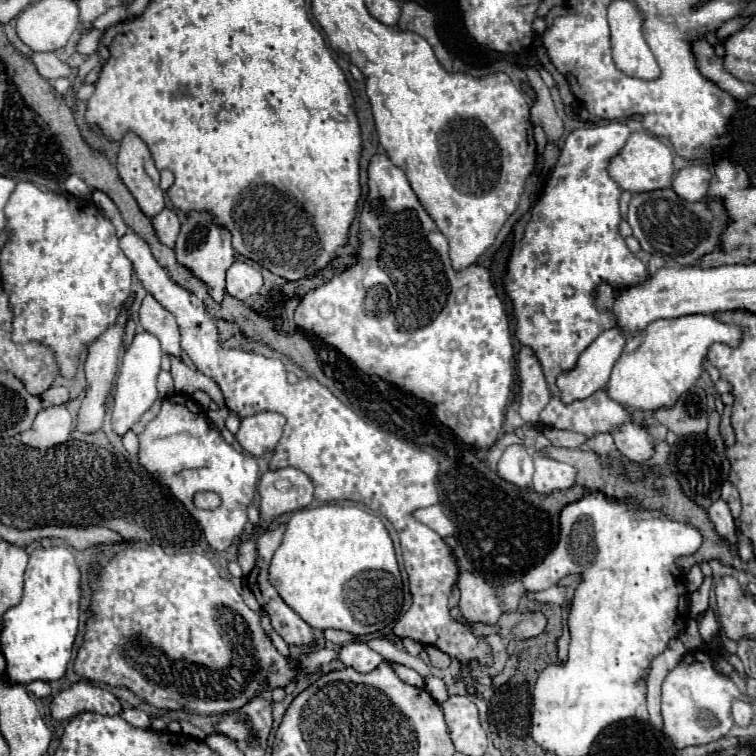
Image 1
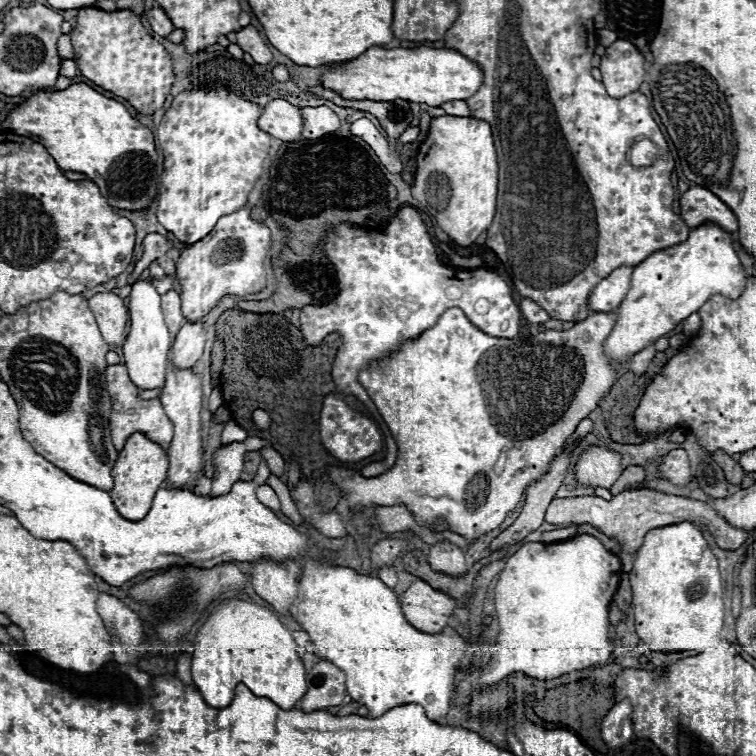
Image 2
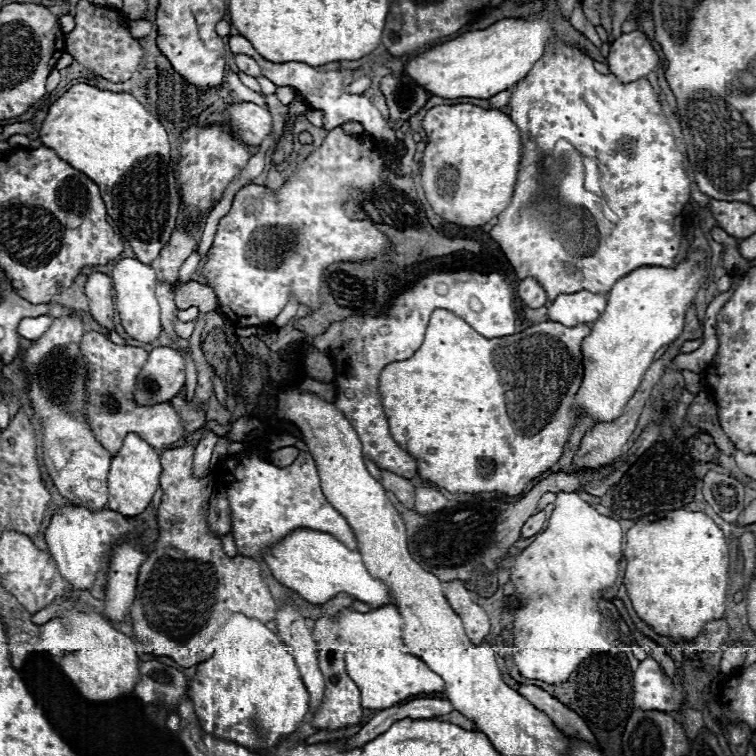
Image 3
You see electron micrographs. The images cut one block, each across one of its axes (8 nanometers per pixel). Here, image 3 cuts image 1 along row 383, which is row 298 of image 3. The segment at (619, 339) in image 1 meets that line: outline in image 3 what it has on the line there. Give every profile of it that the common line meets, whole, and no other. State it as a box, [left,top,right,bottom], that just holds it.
[548,290,606,326]

